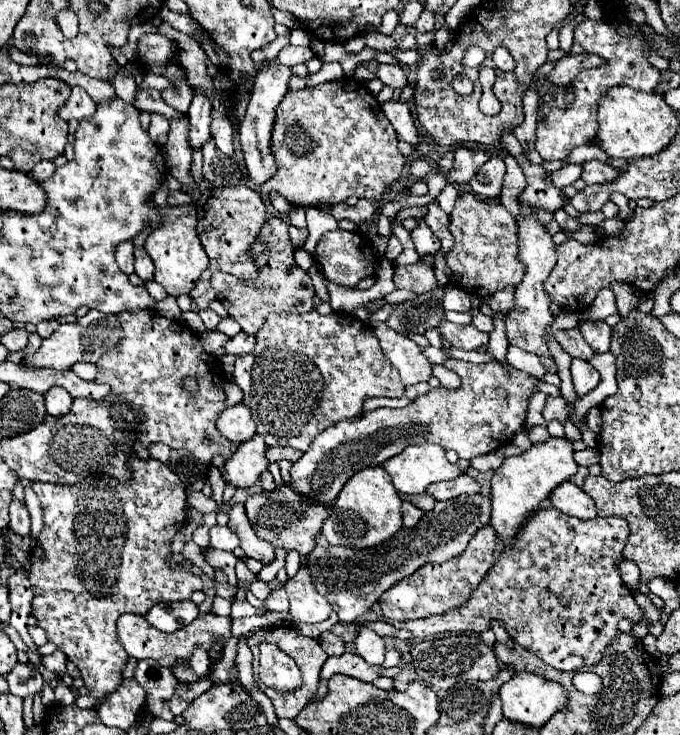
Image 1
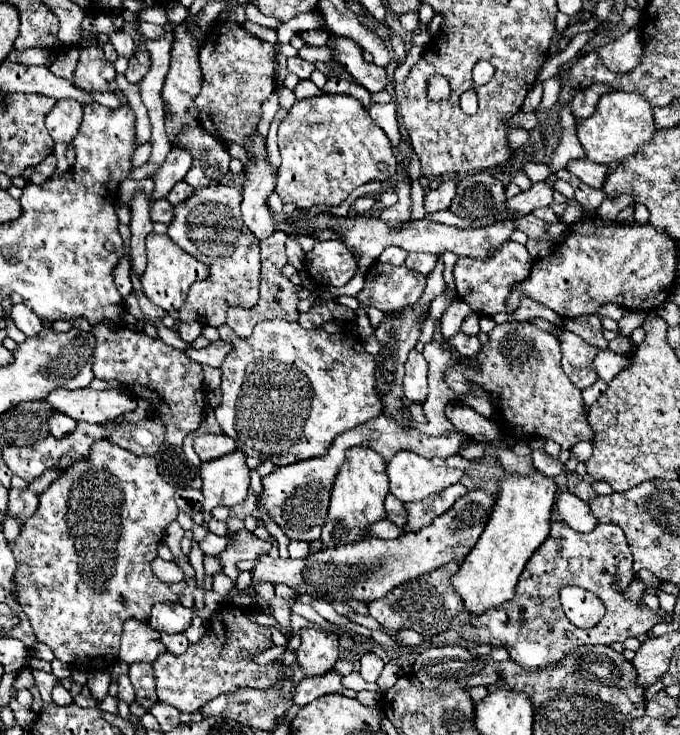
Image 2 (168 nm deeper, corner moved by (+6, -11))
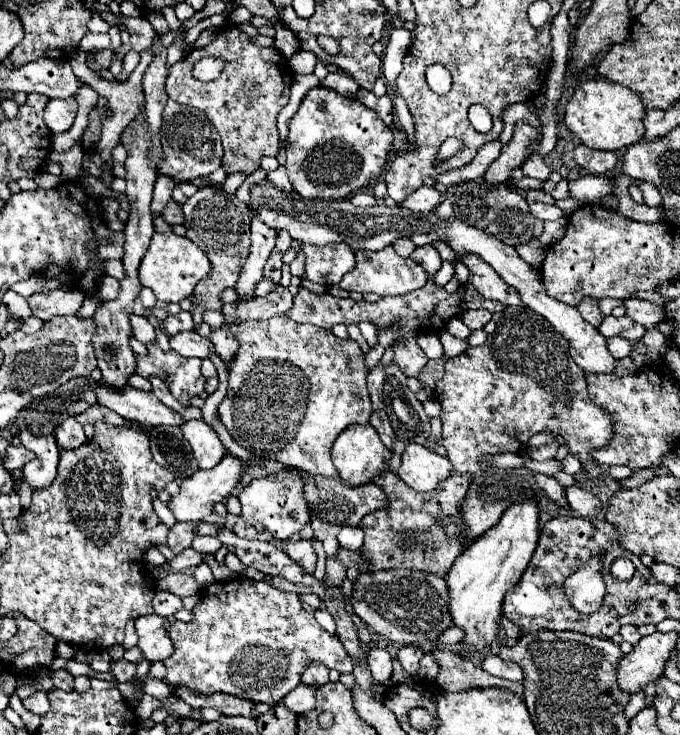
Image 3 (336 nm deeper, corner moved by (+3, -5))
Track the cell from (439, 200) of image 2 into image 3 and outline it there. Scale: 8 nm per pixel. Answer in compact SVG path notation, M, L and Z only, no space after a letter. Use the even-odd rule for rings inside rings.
M420 187L416 193L412 193L410 197L406 197L402 203L398 203L398 207L410 209L410 211L418 211L418 213L430 213L440 205L440 193L434 187Z

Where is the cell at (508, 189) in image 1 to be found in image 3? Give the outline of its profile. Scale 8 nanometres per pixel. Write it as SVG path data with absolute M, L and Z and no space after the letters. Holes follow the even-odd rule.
M535 237L524 245L518 245L516 250L520 257L534 268L542 265L546 253L546 247Z

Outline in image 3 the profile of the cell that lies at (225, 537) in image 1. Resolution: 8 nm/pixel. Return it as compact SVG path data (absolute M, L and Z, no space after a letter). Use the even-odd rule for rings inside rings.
M194 537L194 541L192 541L192 545L190 545L194 551L198 551L198 553L216 553L220 547L222 547L222 543L220 543L220 539L218 537Z

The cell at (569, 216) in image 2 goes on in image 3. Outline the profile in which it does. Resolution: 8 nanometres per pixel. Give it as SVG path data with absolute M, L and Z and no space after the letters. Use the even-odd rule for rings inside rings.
M538 201L530 205L530 213L542 221L556 221L556 219L564 217L564 211L558 209L556 205L546 205L546 203L538 203Z

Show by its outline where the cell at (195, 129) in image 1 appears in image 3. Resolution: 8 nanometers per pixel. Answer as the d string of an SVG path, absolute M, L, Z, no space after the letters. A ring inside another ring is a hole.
M158 177L156 185L154 185L154 199L152 199L152 215L162 215L166 203L170 201L172 189L174 189L174 181L170 177Z

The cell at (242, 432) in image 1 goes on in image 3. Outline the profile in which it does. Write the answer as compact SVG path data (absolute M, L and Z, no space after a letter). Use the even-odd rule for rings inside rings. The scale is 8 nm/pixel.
M186 421L180 429L182 429L184 439L192 445L192 453L200 469L212 469L222 461L226 449L220 443L216 431L208 423Z

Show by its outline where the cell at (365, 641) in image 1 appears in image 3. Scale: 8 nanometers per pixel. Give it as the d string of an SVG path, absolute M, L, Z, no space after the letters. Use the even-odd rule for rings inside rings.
M372 649L368 653L368 665L370 665L370 671L374 675L376 681L388 681L392 677L392 657L388 651L384 649Z

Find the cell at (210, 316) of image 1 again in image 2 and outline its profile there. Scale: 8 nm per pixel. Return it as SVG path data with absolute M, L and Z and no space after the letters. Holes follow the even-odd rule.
M193 321L193 323L181 323L181 325L179 325L179 335L181 335L181 339L185 339L187 343L193 343L193 341L201 335L201 331L203 331L203 325L197 323L197 321Z

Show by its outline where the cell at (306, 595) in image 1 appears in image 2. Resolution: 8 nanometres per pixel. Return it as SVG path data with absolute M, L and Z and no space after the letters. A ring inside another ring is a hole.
M311 625L307 629L301 629L299 637L301 637L301 645L297 649L297 661L301 661L305 675L321 675L321 673L333 669L333 665L339 657L339 635L327 633L323 629L315 629L315 625Z

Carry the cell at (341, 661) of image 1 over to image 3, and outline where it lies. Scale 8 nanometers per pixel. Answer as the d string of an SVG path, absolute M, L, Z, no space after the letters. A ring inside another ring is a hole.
M300 683L292 693L288 693L288 697L284 697L282 703L292 713L296 713L300 717L300 715L304 715L304 713L308 713L308 711L314 709L314 703L316 703L316 697L314 695L316 695L316 689L308 689L308 687L304 687Z

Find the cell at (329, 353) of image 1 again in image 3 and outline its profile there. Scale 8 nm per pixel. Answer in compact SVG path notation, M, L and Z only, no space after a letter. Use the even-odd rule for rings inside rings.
M286 317L244 321L234 325L232 331L240 339L240 349L230 365L228 393L218 405L220 419L232 439L256 457L276 459L310 475L334 477L336 467L330 457L334 439L348 425L368 421L372 413L372 403L366 389L368 367L364 365L364 355L358 343L352 339L338 339L330 329L294 323Z

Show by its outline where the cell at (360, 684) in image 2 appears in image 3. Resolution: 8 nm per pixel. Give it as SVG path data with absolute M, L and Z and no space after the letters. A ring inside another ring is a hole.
M238 577L238 579L232 579L232 581L224 581L224 583L222 583L222 581L216 581L216 583L212 583L210 587L206 587L206 589L202 591L202 601L192 609L192 621L190 621L190 623L176 621L174 625L170 625L170 639L172 639L174 647L176 647L176 651L174 651L174 655L168 657L164 663L166 663L166 681L168 681L168 685L170 685L172 689L174 689L176 685L184 685L184 687L188 687L188 689L194 691L194 693L218 693L218 691L220 691L220 693L230 693L230 695L248 699L248 701L252 701L252 703L268 703L268 705L274 707L274 705L278 705L292 689L298 687L302 671L304 671L310 663L314 663L314 661L326 665L328 669L336 669L336 671L340 671L340 673L352 673L352 661L350 661L350 657L344 653L344 647L340 645L338 637L332 635L332 633L328 633L328 631L324 631L324 629L316 623L314 615L302 609L302 603L298 601L298 595L296 595L296 593L286 593L286 591L280 591L280 589L272 587L270 583L258 583L258 581L250 581L250 579L244 579L244 577Z

